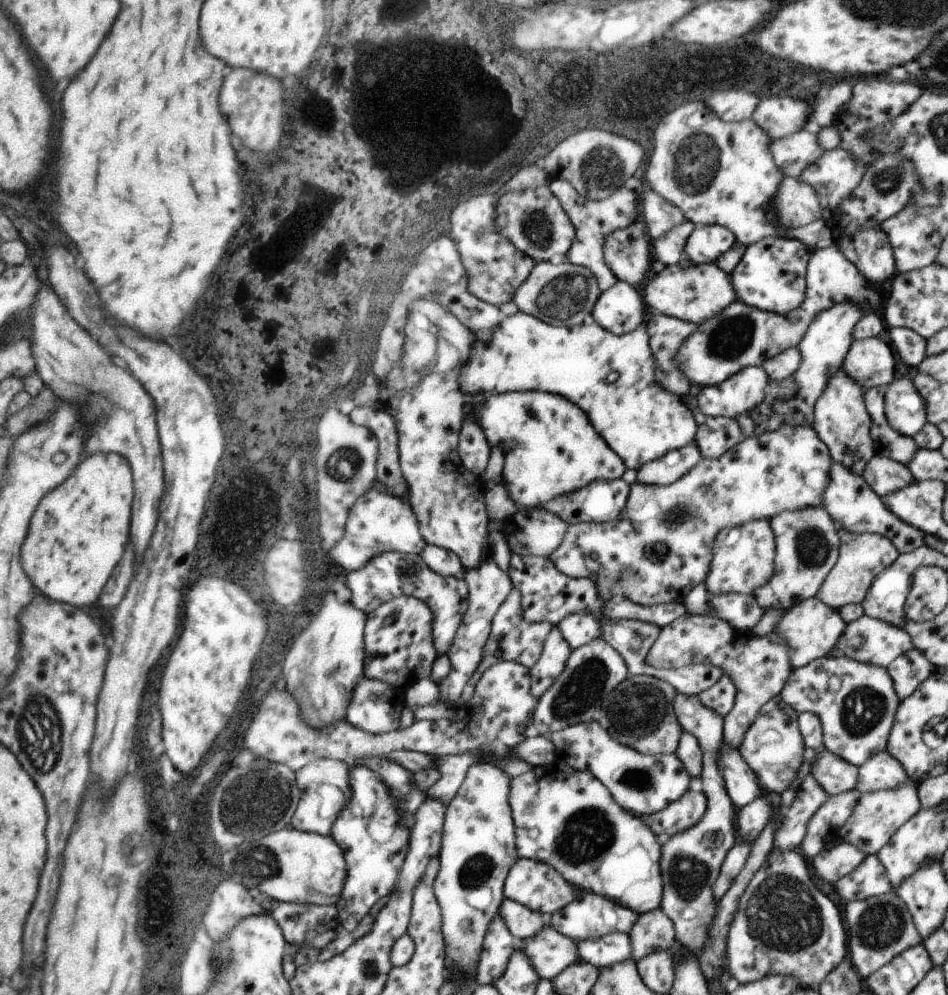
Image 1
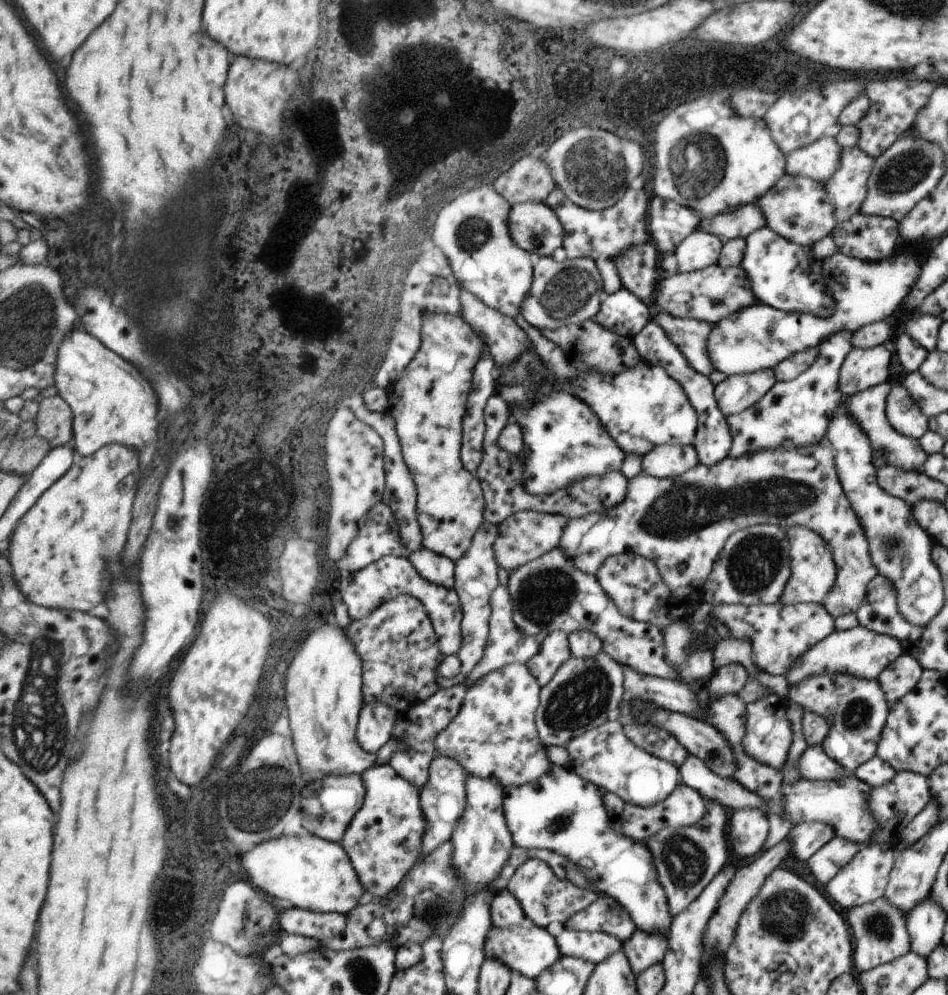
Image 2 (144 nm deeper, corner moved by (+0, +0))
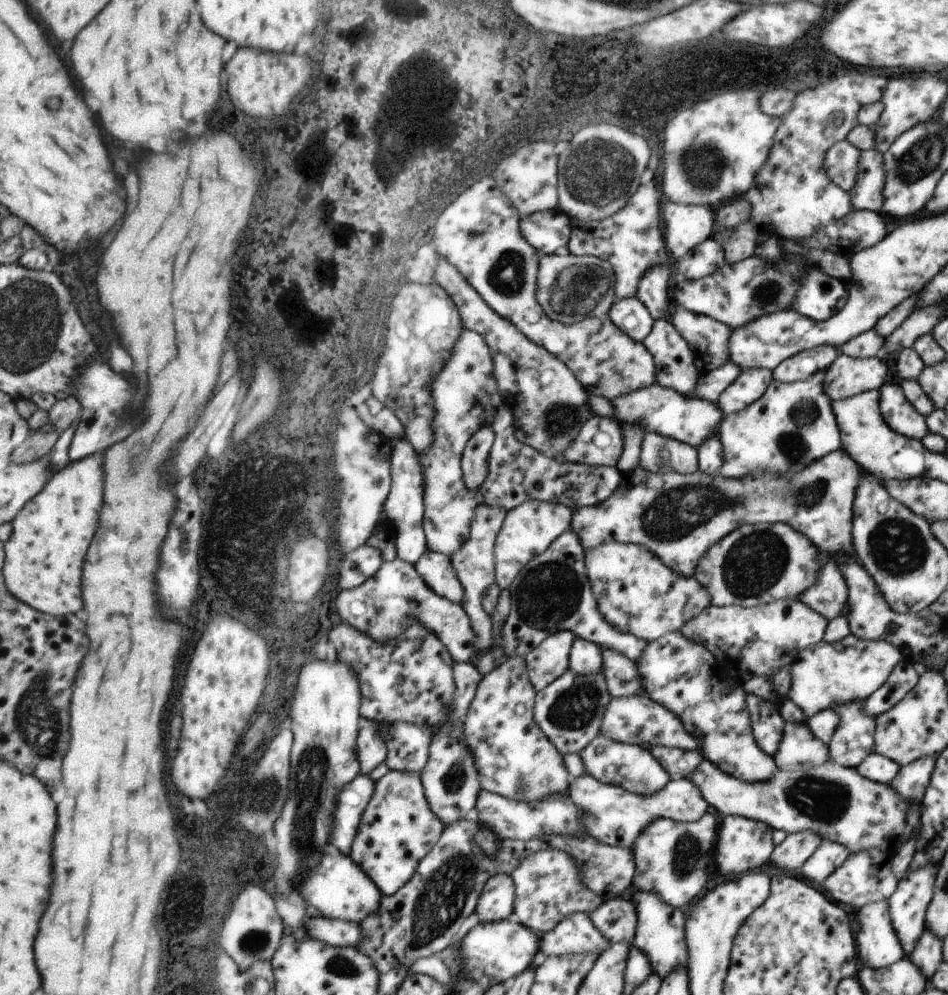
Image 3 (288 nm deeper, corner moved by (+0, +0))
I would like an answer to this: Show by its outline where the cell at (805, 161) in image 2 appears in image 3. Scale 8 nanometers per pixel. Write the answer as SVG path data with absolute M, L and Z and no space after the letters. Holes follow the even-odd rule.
M837 142L831 150L827 150L825 158L825 172L847 194L857 184L857 162L861 158L861 152L849 142Z

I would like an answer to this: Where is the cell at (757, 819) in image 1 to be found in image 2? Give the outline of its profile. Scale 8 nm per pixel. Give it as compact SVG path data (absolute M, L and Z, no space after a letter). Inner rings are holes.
M737 810L733 812L729 826L729 840L733 846L735 858L751 858L765 852L765 842L769 842L769 820L759 810Z

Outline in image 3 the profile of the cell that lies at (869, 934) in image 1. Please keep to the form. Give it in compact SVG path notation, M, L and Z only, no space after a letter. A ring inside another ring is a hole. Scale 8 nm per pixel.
M873 902L857 912L857 950L865 968L885 968L899 962L903 946L889 916L889 902Z

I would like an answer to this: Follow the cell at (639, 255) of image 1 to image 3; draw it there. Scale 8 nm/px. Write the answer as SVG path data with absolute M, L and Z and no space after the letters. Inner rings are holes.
M663 264L647 270L639 282L635 298L639 298L639 302L647 308L653 320L667 320L671 314L671 300L669 300L671 296L667 296L669 290L667 280L671 278L671 274L673 268Z

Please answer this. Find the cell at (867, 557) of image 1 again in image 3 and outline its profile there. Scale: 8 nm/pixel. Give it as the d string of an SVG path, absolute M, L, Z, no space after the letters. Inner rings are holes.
M843 452L827 454L821 462L789 474L745 476L741 480L707 476L701 470L683 476L677 472L653 474L637 466L631 472L619 472L621 482L615 492L599 506L573 512L571 530L581 538L583 550L603 542L639 544L657 554L671 570L683 576L697 574L697 564L715 542L741 526L757 522L789 522L801 534L809 534L827 554L849 554L851 504L863 470Z

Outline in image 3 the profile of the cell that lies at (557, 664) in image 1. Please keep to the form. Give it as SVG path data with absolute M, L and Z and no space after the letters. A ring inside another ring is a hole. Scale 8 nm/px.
M561 630L557 634L551 634L541 646L537 646L531 654L525 656L529 682L533 684L535 692L545 690L569 670L573 642L575 634L571 630Z

